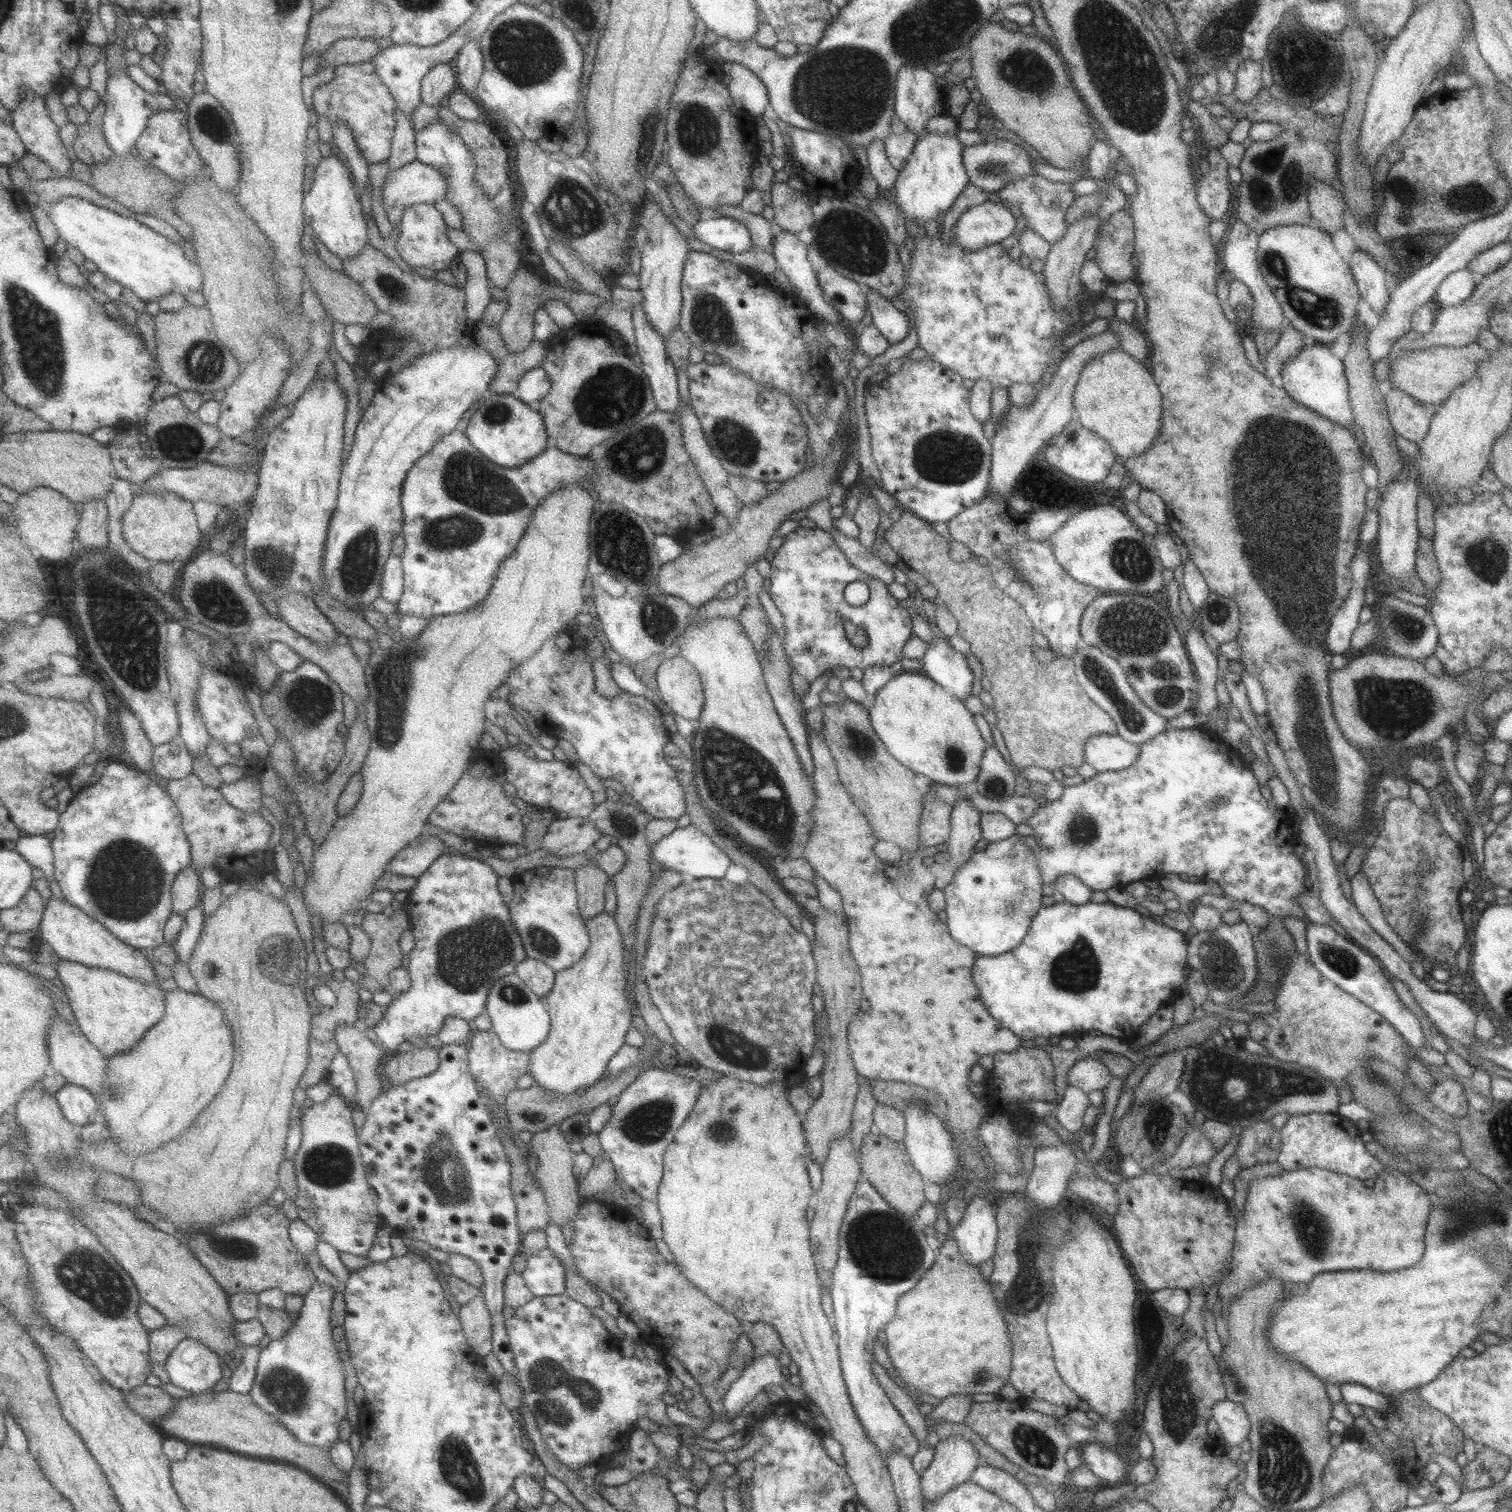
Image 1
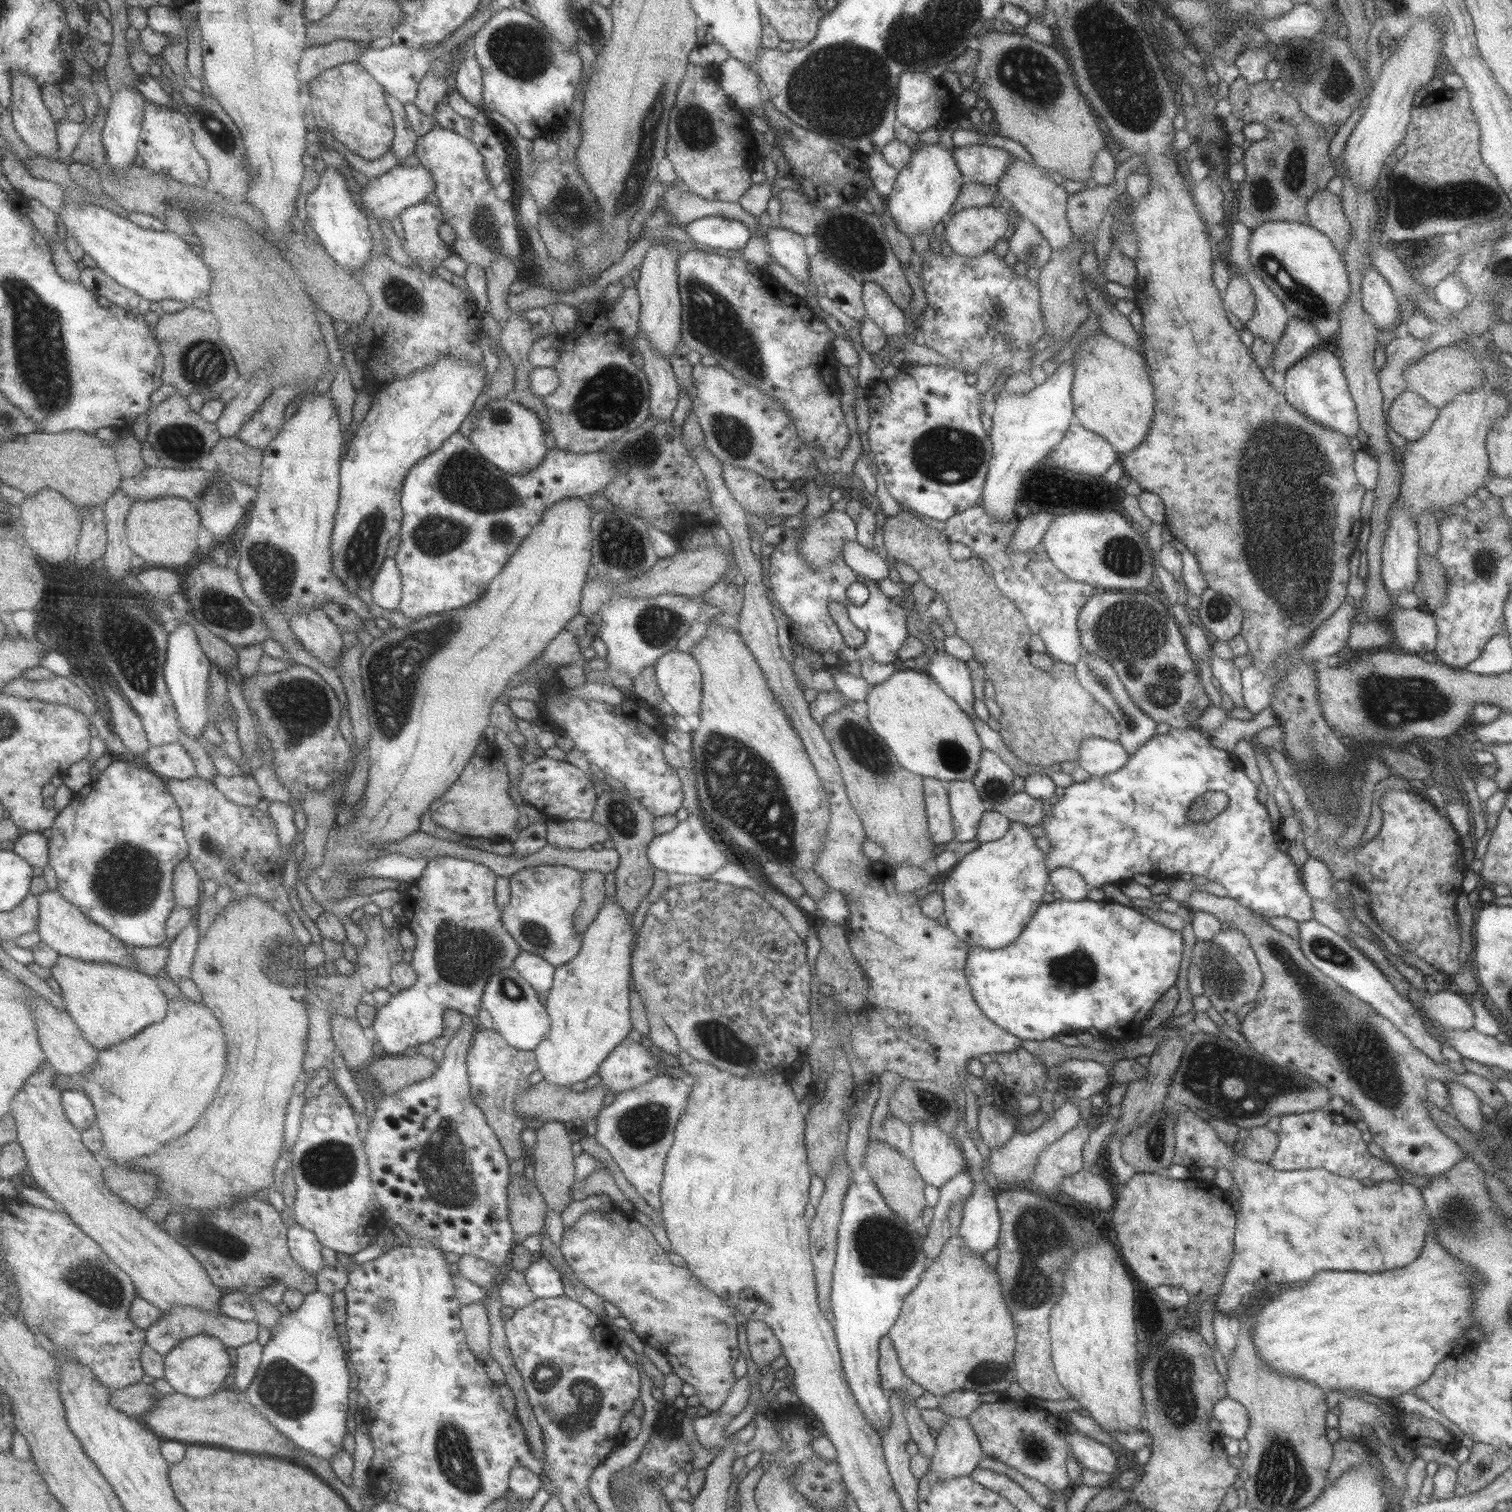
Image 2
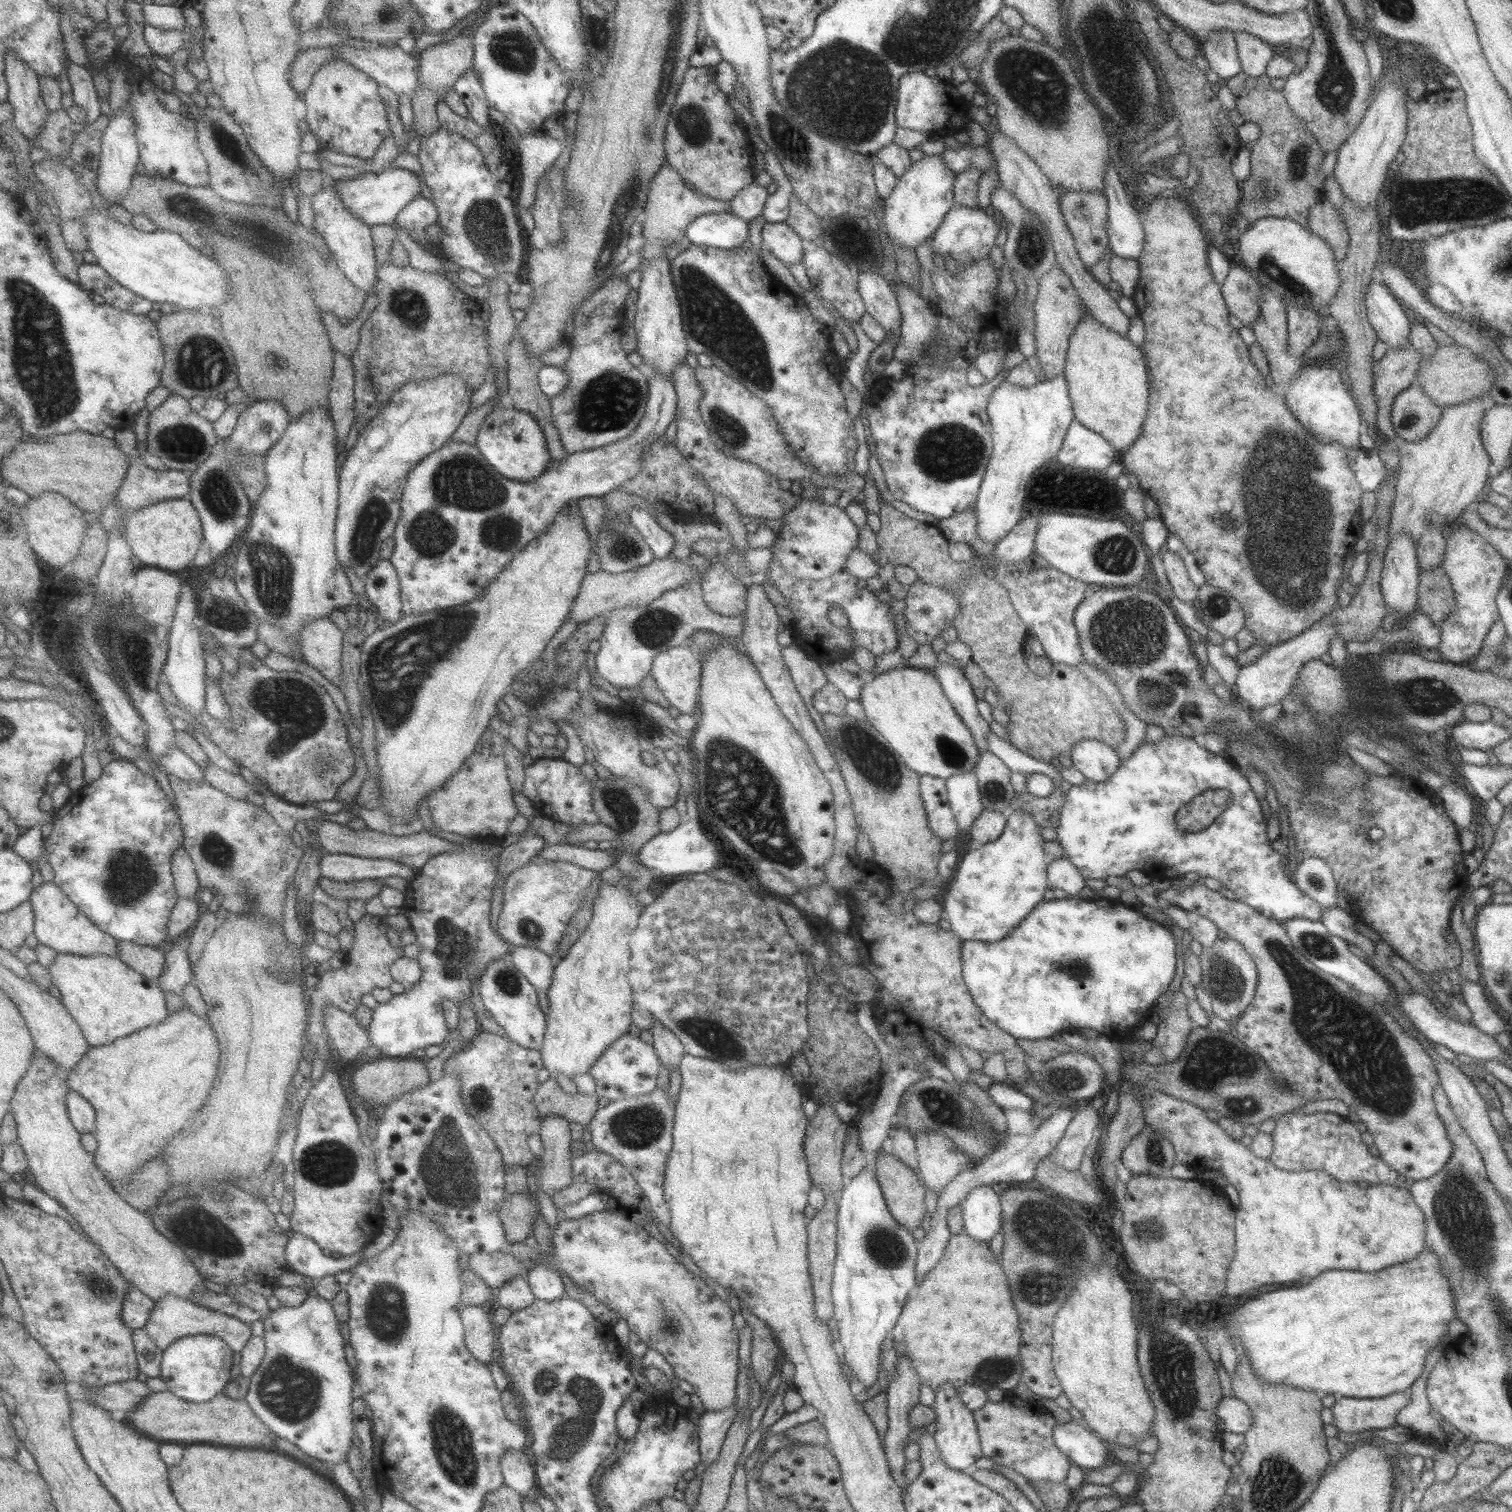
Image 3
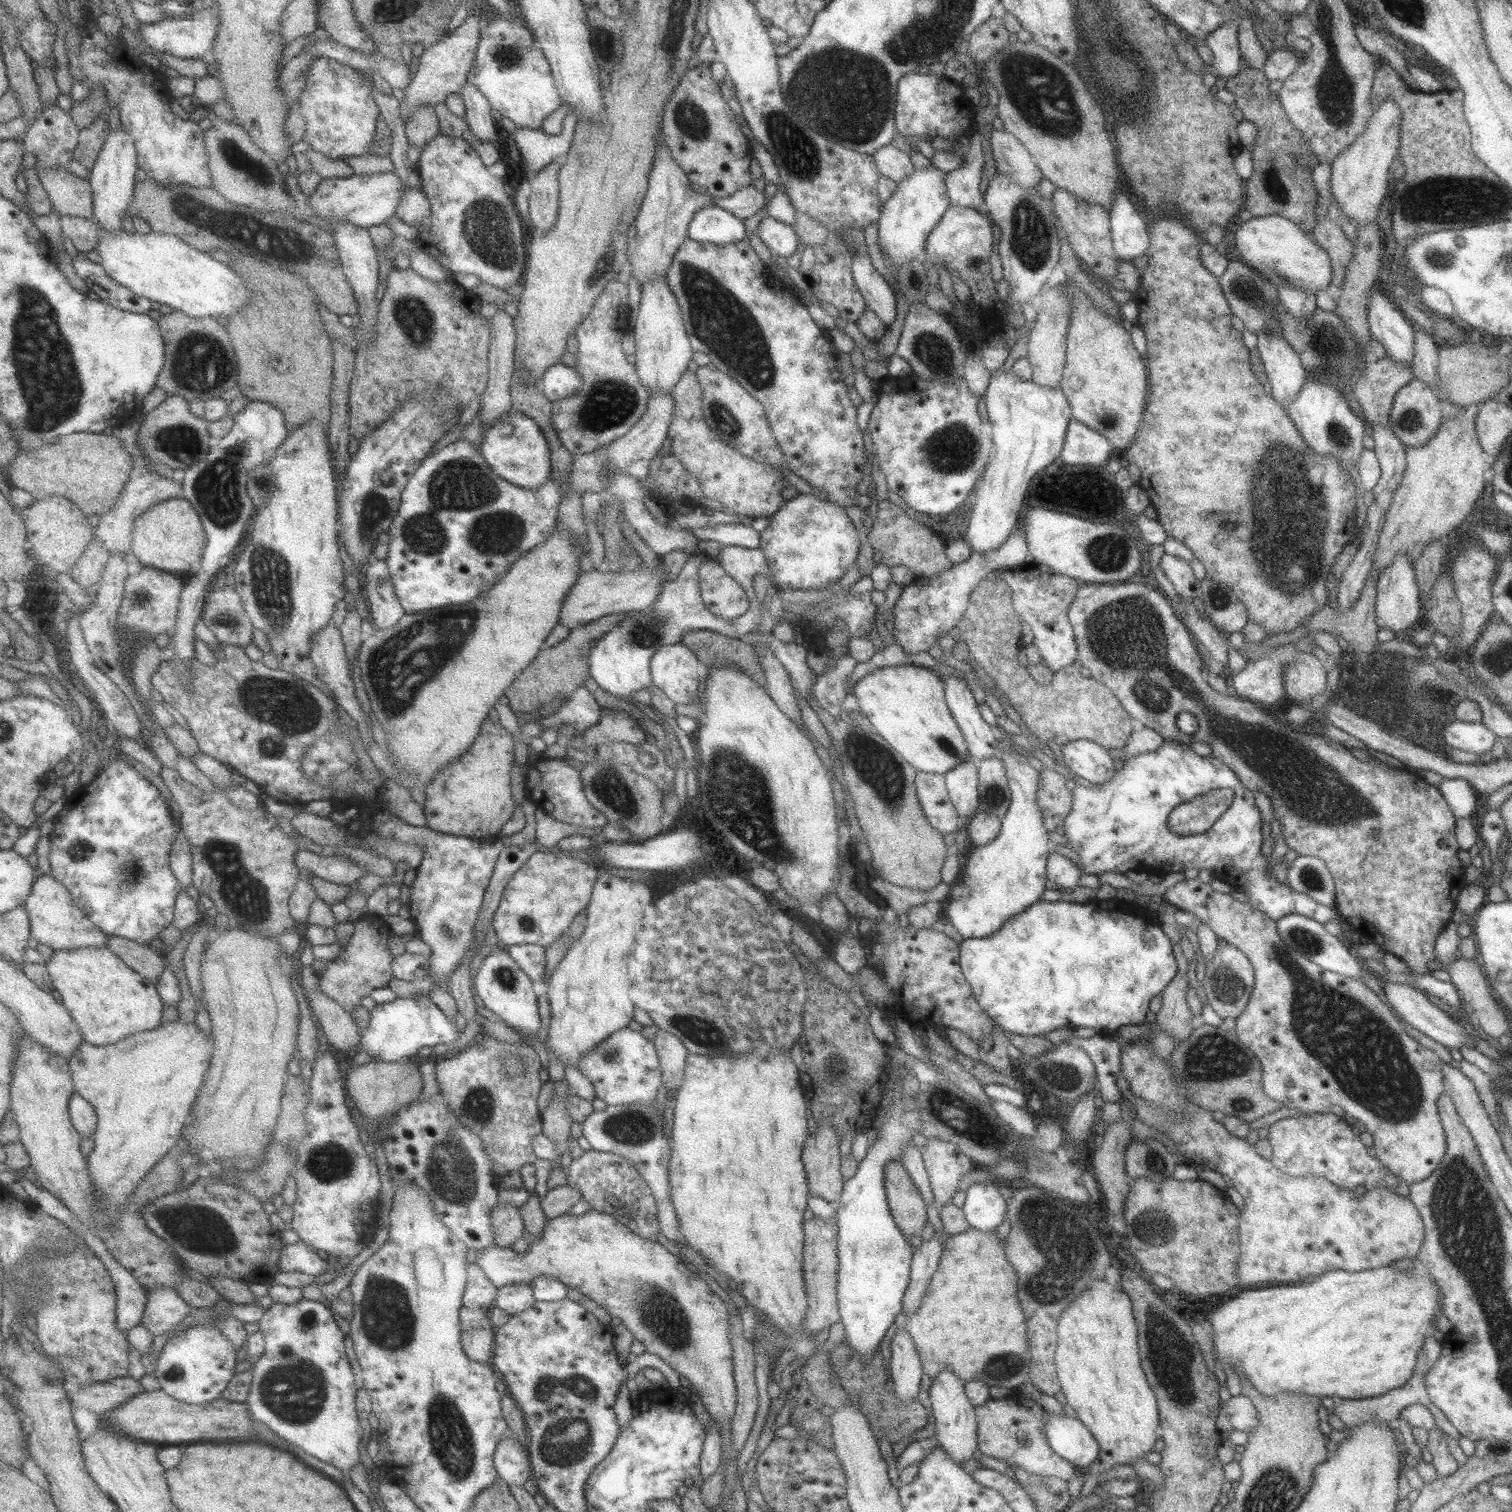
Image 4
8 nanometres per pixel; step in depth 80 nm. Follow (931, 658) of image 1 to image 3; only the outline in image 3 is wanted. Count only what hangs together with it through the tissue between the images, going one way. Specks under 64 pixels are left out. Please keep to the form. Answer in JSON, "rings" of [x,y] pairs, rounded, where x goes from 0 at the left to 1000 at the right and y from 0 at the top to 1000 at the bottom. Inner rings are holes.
{"rings":[[[621,438],[616,443],[616,445],[622,453],[624,460],[630,468],[632,473],[634,474],[637,479],[642,483],[647,499],[653,497],[654,478],[647,474],[646,468],[646,463],[637,443]]]}

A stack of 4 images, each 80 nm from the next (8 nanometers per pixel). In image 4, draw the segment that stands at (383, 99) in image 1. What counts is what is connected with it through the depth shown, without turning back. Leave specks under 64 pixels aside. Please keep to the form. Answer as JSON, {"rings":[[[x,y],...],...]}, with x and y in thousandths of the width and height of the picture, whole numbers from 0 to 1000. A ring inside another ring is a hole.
{"rings":[[[216,38],[206,41],[203,50],[203,57],[198,63],[199,77],[202,80],[200,93],[209,101],[220,106],[228,104],[239,105],[244,102],[249,87],[249,78],[252,75],[249,69],[245,54],[237,46]]]}

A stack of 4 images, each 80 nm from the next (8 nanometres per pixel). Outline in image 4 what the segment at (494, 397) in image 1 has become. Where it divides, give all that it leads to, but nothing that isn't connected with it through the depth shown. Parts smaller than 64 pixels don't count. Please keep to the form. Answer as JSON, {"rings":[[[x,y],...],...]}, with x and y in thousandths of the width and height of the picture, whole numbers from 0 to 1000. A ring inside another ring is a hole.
{"rings":[[[335,272],[322,285],[319,285],[317,295],[322,307],[333,317],[343,323],[356,323],[364,317],[364,296],[356,280],[349,275]]]}

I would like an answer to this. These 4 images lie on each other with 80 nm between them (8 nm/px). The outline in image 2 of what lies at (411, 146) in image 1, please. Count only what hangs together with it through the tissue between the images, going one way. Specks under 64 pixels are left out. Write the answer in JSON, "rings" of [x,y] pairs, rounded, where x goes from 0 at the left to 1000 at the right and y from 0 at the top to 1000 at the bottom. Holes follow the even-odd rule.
{"rings":[[[257,60],[255,61],[255,68],[257,69],[258,72],[261,75],[262,91],[259,100],[262,104],[262,108],[265,109],[270,103],[275,103],[276,94],[278,90],[276,90],[276,87],[272,85],[267,68]]]}

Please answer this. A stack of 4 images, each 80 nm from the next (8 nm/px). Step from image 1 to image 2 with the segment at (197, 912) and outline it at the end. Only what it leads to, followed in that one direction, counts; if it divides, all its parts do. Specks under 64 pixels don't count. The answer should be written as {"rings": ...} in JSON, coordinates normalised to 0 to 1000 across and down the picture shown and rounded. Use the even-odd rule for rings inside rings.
{"rings":[[[129,606],[126,612],[124,612],[112,625],[112,634],[110,641],[117,651],[123,647],[127,647],[128,634],[133,620],[131,612],[131,606]]]}

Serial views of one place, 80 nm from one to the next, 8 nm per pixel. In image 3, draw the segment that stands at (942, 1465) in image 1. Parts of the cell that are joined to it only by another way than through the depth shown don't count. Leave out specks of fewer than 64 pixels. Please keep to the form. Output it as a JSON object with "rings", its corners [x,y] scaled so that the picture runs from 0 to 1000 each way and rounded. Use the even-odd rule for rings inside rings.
{"rings":[[[622,915],[618,919],[618,927],[616,933],[618,935],[618,947],[616,948],[622,965],[626,970],[641,974],[644,972],[644,967],[648,964],[648,952],[646,945],[645,938],[643,934],[634,925],[632,918],[629,915]]]}

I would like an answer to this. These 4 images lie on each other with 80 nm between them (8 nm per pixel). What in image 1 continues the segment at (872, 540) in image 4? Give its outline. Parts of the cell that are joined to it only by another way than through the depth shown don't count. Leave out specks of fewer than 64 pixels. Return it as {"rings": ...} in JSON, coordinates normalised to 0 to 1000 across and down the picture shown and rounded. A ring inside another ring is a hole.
{"rings":[[[597,337],[595,340],[595,343],[593,345],[591,345],[589,348],[585,351],[583,353],[588,360],[588,362],[592,365],[595,371],[600,374],[601,376],[610,380],[616,388],[620,390],[619,397],[625,401],[625,403],[627,403],[629,405],[629,407],[633,411],[633,419],[632,421],[634,421],[636,423],[638,423],[640,425],[641,430],[644,433],[647,438],[649,439],[651,447],[654,449],[655,452],[655,456],[654,456],[656,463],[657,463],[657,471],[659,474],[659,481],[661,483],[661,485],[664,489],[664,492],[667,498],[667,504],[671,506],[671,509],[673,512],[675,512],[677,508],[679,507],[686,507],[686,508],[690,508],[692,511],[696,511],[697,509],[700,509],[702,507],[706,507],[712,509],[716,503],[716,497],[716,493],[717,491],[722,487],[724,486],[736,486],[738,485],[738,479],[735,477],[735,475],[733,474],[729,470],[727,469],[714,455],[714,452],[712,451],[710,446],[710,438],[709,438],[708,435],[701,435],[699,434],[698,436],[695,437],[692,440],[688,440],[686,438],[685,435],[681,430],[682,429],[682,411],[680,409],[680,407],[677,405],[677,403],[673,398],[669,396],[667,396],[665,393],[663,393],[663,391],[661,389],[659,389],[658,385],[657,385],[656,380],[653,376],[652,373],[649,370],[642,368],[640,370],[636,372],[632,372],[629,368],[627,368],[627,360],[628,358],[622,355],[616,348],[615,346],[611,345],[610,343],[605,341],[603,338]]]}

